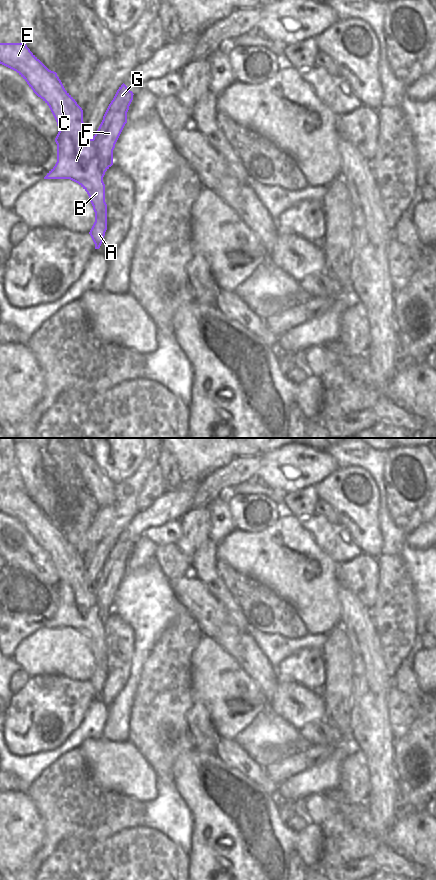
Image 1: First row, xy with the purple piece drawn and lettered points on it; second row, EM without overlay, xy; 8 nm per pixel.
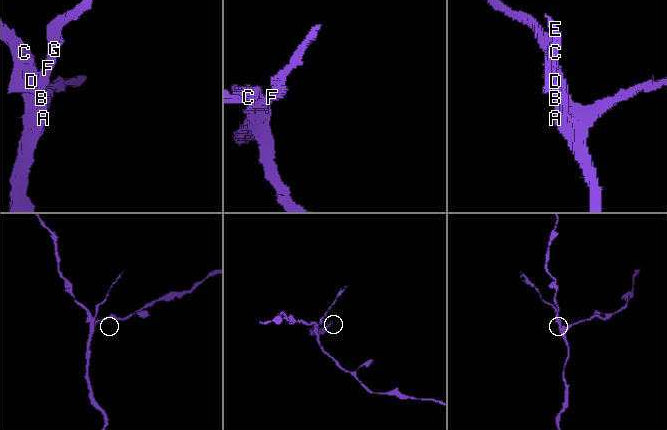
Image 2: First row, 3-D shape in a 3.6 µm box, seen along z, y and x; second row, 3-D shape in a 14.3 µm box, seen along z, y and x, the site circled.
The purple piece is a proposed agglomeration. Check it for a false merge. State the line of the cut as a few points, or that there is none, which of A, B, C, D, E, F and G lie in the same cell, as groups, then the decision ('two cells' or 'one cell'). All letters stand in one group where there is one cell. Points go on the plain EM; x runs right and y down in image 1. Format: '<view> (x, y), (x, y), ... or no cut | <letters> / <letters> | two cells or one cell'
xy (92, 587), (98, 615), (103, 624) | A B C D E / F G | two cells

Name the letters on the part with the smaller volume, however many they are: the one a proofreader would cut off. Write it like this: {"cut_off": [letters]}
{"cut_off": ["F", "G"]}

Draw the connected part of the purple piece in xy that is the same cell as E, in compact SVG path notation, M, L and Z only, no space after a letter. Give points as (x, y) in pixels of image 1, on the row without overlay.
M0 491L0 512L16 519L33 540L50 556L59 576L55 586L57 610L44 627L70 627L78 631L88 642L95 660L95 670L89 680L95 697L99 697L107 678L107 652L103 620L99 616L93 587L87 584L83 570L83 558L65 538L57 521L49 518L25 491Z

